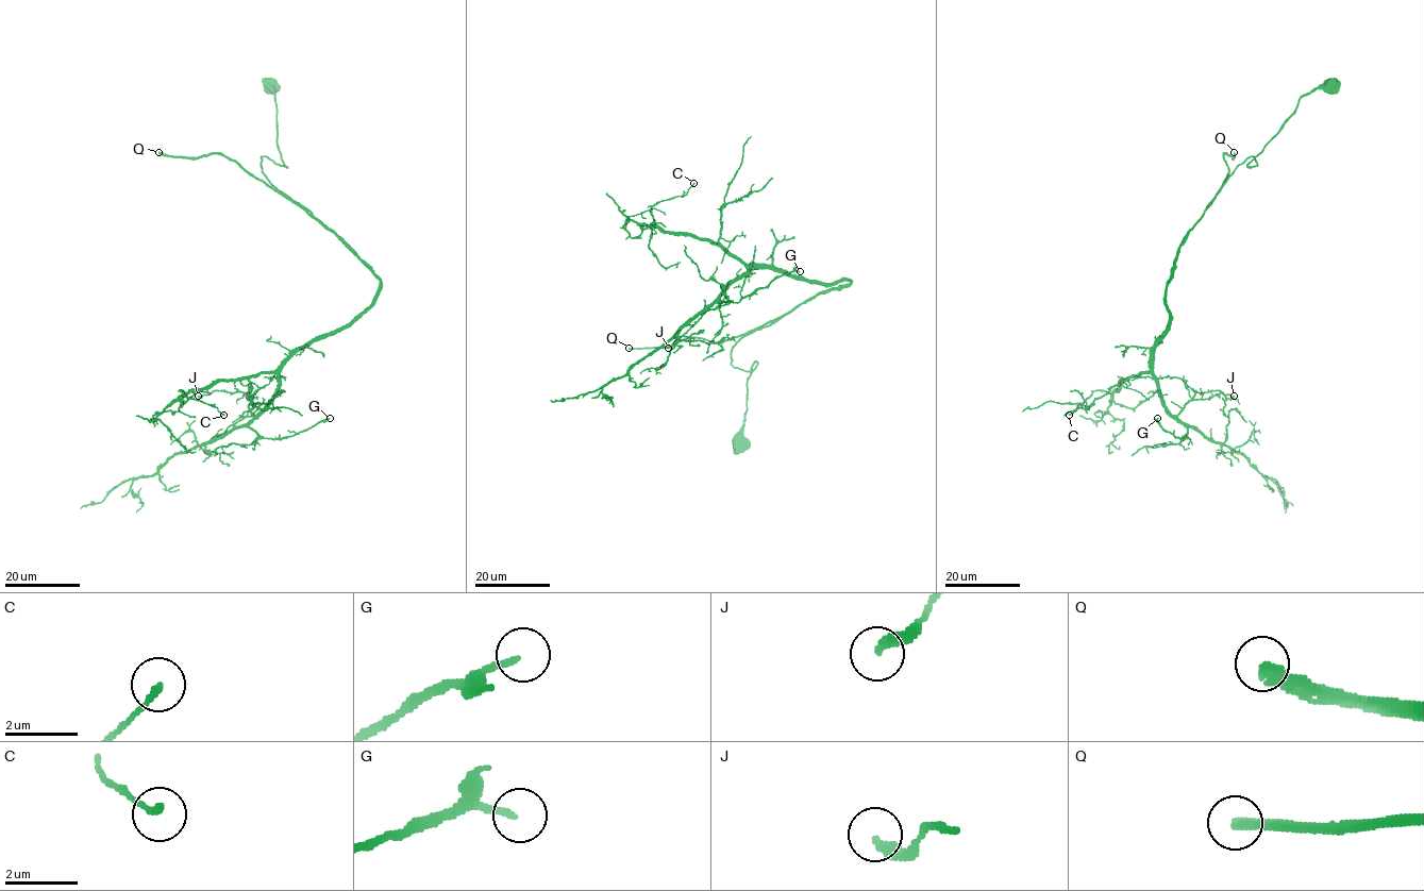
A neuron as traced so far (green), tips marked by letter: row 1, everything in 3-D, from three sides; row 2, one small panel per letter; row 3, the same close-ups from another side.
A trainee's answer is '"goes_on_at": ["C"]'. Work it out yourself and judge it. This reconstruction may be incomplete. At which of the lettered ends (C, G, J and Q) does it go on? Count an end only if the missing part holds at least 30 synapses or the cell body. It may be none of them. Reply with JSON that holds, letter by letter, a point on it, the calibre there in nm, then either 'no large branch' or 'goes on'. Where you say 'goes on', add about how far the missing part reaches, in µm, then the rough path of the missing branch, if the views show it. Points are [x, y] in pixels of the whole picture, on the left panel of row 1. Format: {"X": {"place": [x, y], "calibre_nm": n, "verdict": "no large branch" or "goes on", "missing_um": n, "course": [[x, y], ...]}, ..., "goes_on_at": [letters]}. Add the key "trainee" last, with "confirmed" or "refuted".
{"C": {"place": [223, 415], "calibre_nm": 180, "verdict": "no large branch"}, "G": {"place": [330, 418], "calibre_nm": 160, "verdict": "no large branch"}, "J": {"place": [198, 396], "calibre_nm": 280, "verdict": "no large branch"}, "Q": {"place": [158, 152], "calibre_nm": 300, "verdict": "goes on", "missing_um": 140}, "goes_on_at": ["Q"], "trainee": "refuted"}

